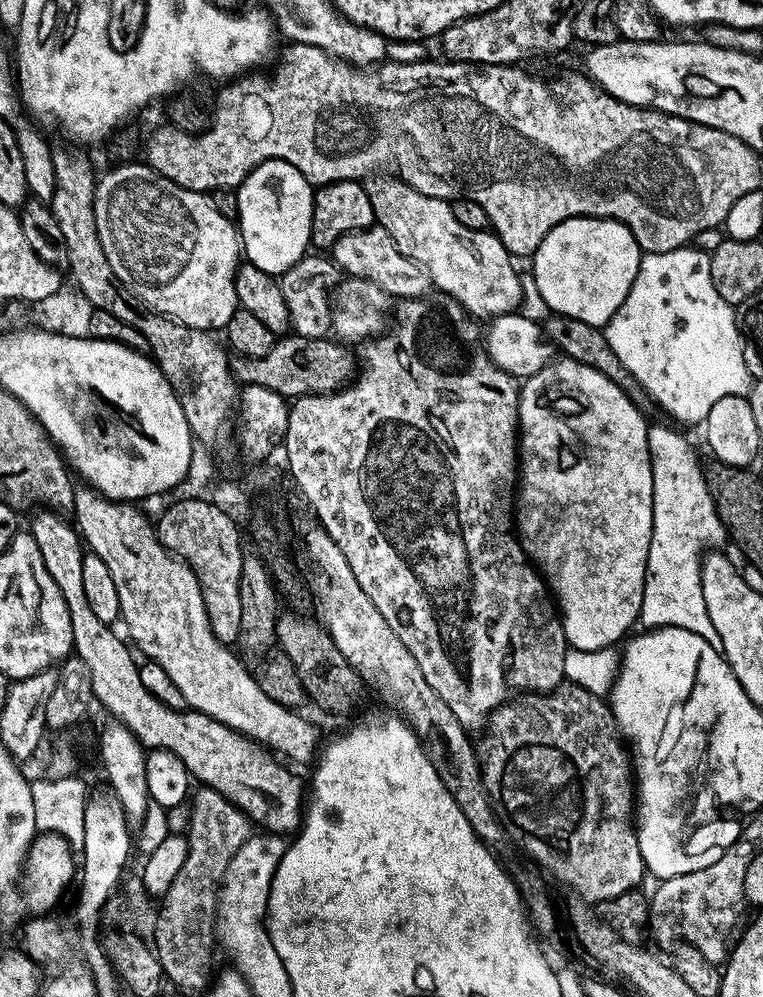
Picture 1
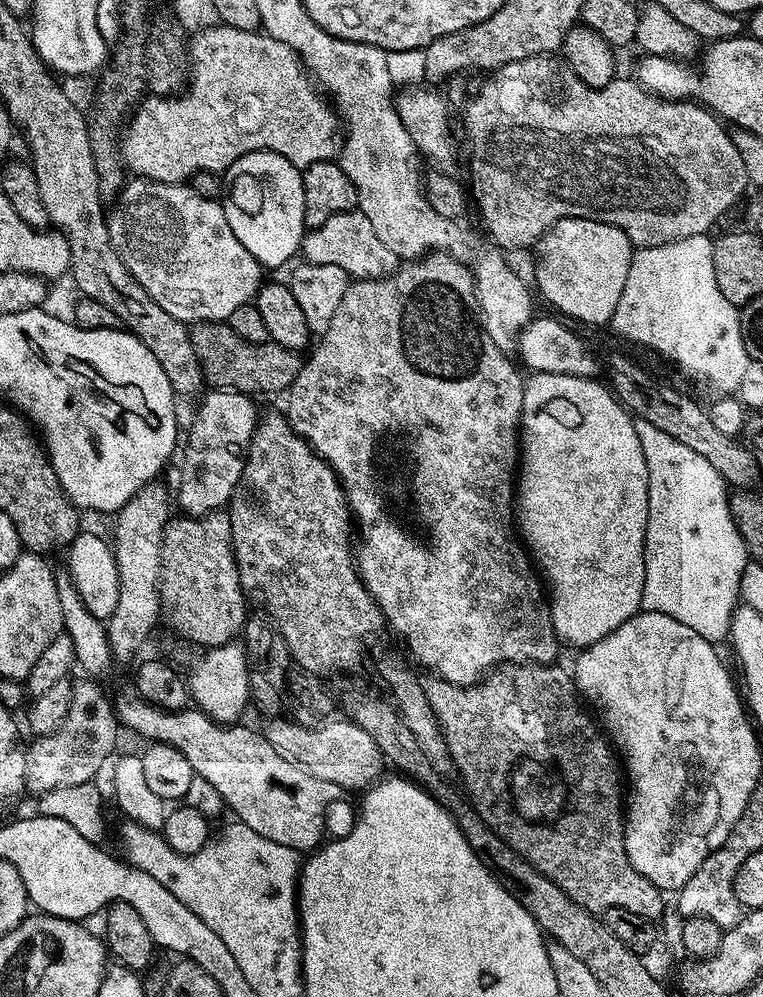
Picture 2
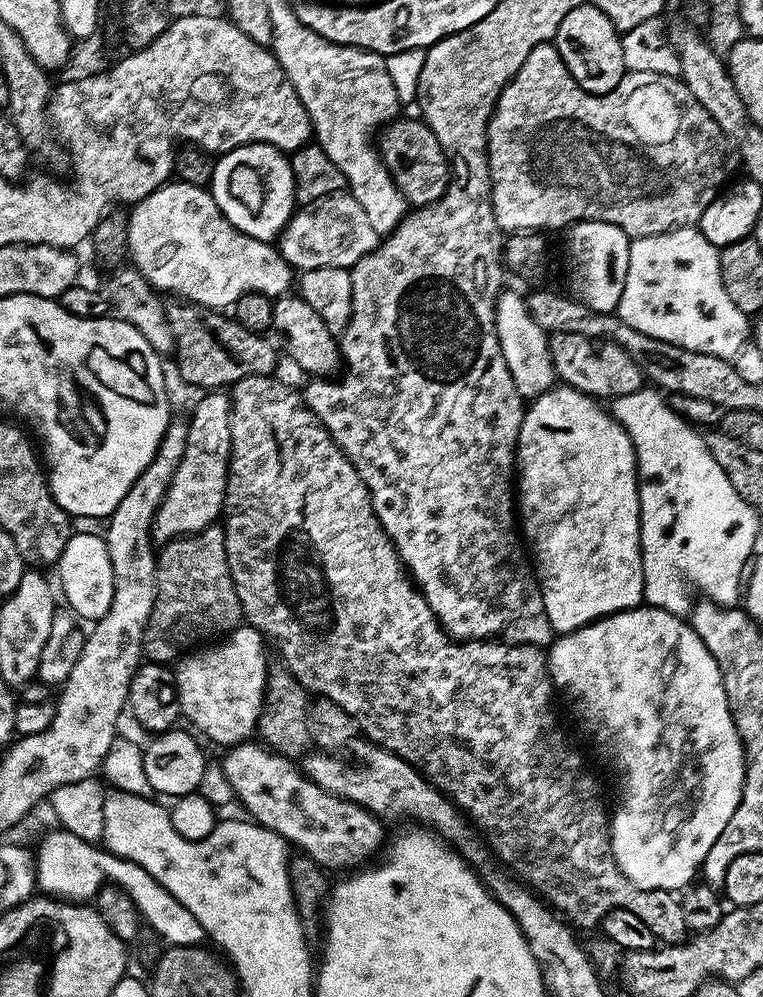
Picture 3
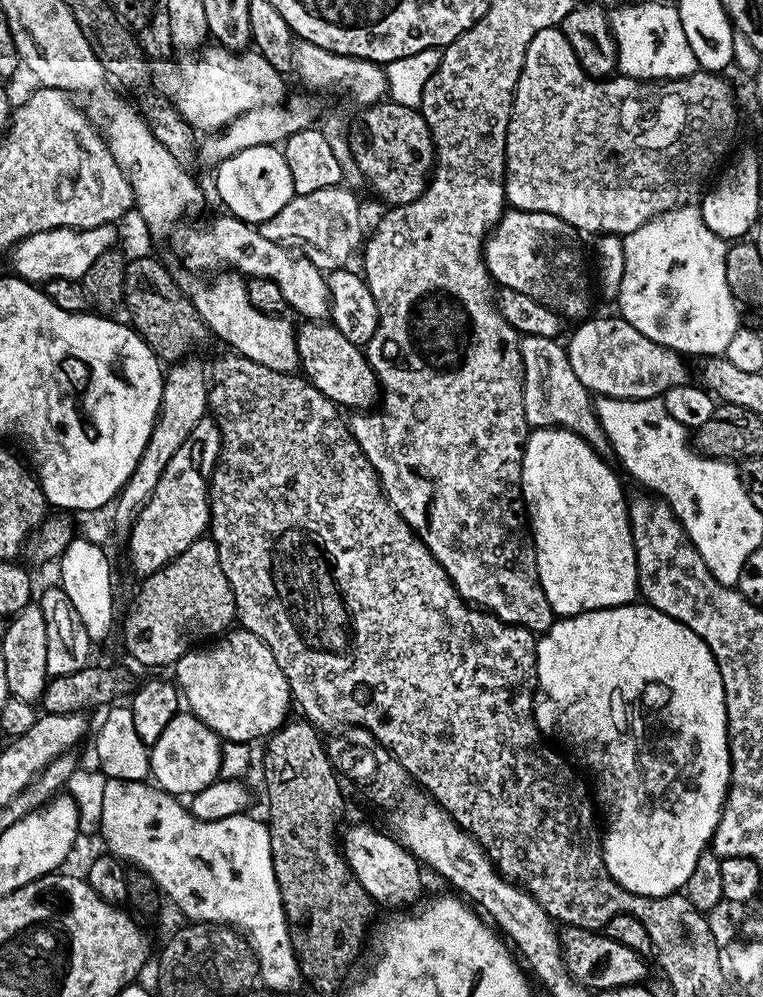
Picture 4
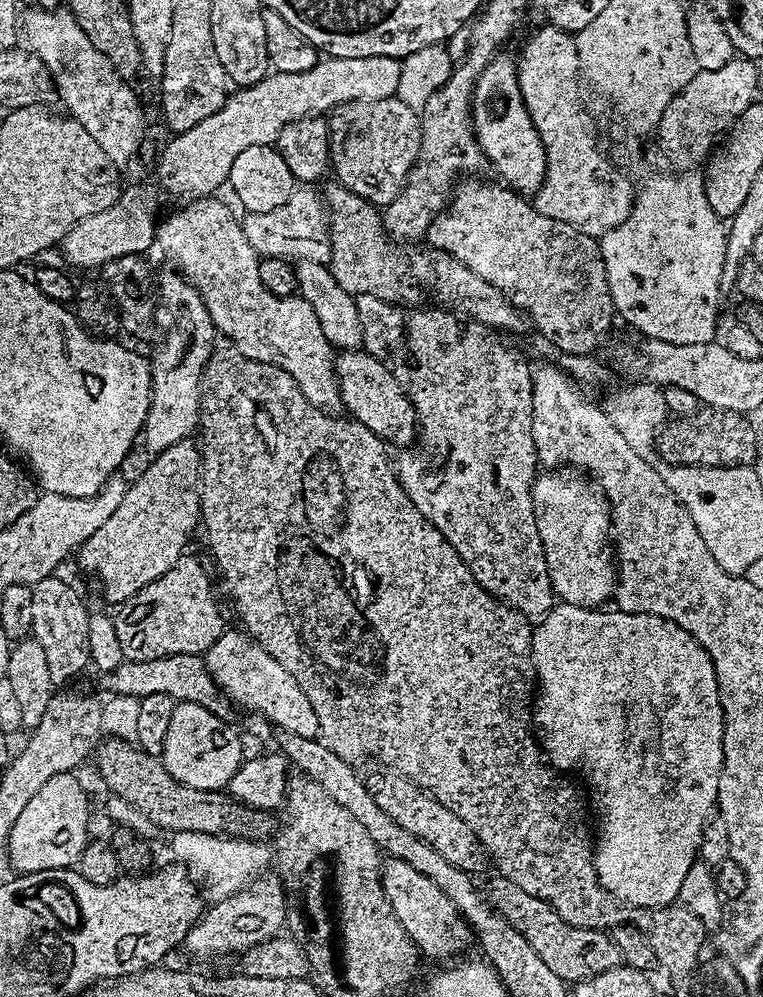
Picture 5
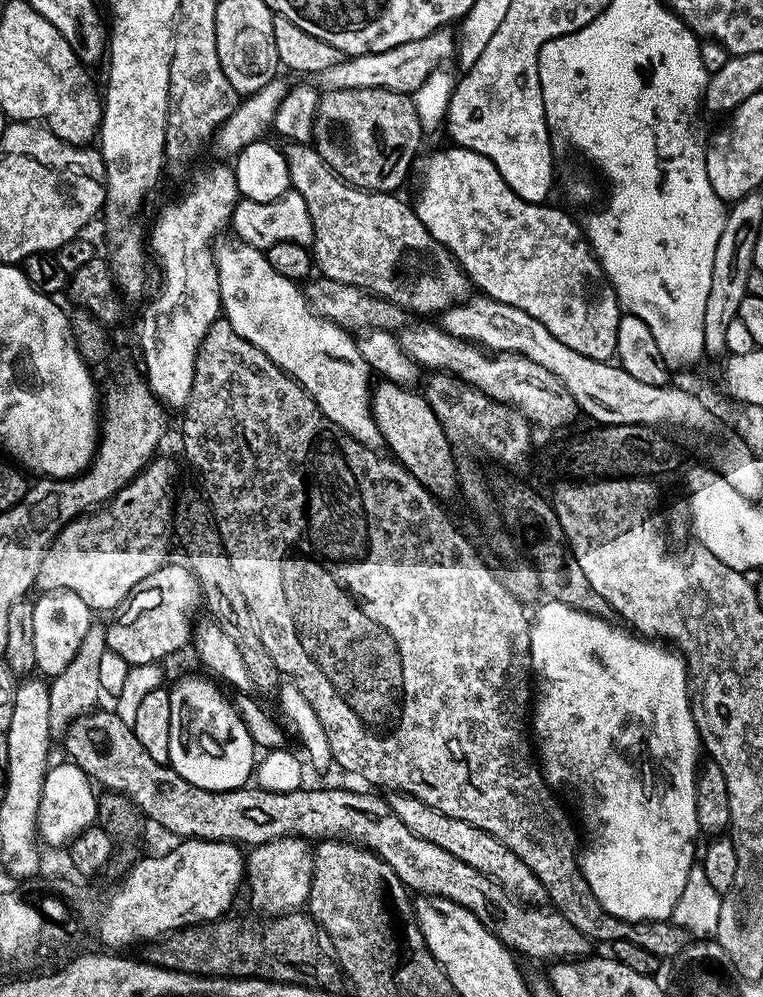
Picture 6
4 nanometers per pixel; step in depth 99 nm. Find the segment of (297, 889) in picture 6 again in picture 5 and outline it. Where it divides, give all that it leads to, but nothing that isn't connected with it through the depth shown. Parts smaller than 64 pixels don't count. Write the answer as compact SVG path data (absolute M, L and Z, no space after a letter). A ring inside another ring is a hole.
M276 874L261 875L252 881L247 888L227 896L224 900L217 900L204 912L196 925L186 934L182 948L189 952L196 960L212 960L215 956L228 956L231 952L243 954L263 940L271 940L285 927L286 924L286 893L280 877Z

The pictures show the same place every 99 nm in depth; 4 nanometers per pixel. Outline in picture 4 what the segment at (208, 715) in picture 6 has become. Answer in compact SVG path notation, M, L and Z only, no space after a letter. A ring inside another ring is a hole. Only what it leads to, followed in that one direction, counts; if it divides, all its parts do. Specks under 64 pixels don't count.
M181 710L174 718L170 718L166 730L162 730L162 738L150 746L151 779L177 798L201 791L214 783L220 775L221 745L221 738L210 726L204 725L192 712Z

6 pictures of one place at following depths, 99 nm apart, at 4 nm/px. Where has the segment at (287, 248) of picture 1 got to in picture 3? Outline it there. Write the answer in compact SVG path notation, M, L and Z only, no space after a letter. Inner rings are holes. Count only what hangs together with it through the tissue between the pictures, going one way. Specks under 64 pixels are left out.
M244 144L241 148L235 148L234 150L223 153L212 165L210 191L214 202L218 206L218 210L222 210L222 214L239 230L239 232L246 234L250 238L258 238L259 240L267 240L269 242L275 241L280 233L283 232L284 227L288 225L288 220L291 218L294 205L296 204L296 183L292 181L292 165L289 157L281 152L280 149L270 146L269 144Z

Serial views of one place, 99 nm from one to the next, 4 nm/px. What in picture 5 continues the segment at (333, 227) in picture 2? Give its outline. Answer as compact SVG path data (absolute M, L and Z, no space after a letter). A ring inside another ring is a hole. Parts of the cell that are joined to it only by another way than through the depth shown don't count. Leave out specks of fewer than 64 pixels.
M312 186L293 187L290 198L274 210L244 212L242 216L246 242L254 246L257 256L281 256L283 260L309 260L328 264L332 258L328 213L321 193Z

